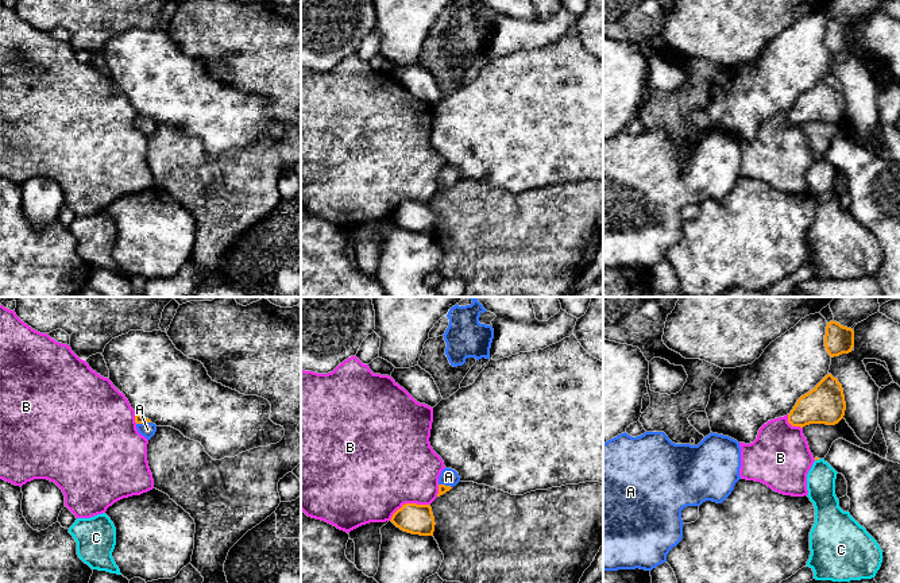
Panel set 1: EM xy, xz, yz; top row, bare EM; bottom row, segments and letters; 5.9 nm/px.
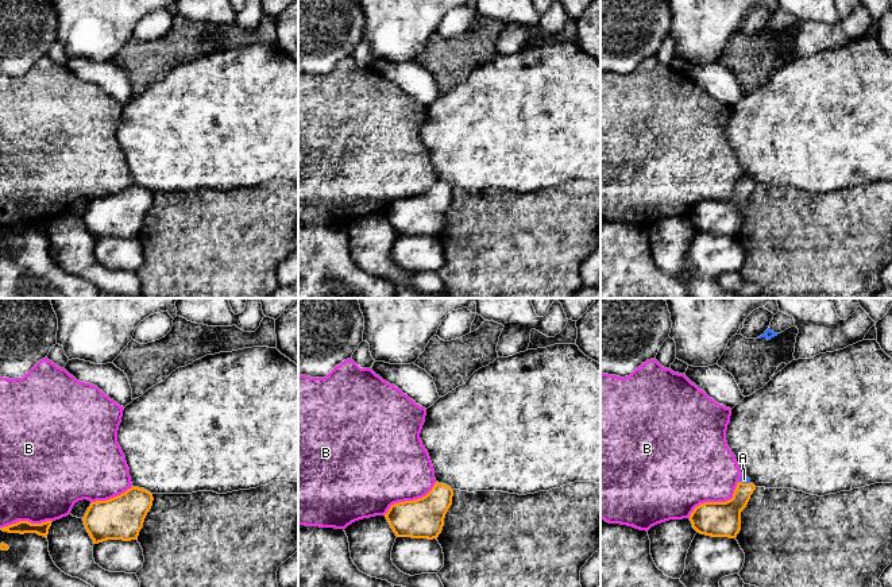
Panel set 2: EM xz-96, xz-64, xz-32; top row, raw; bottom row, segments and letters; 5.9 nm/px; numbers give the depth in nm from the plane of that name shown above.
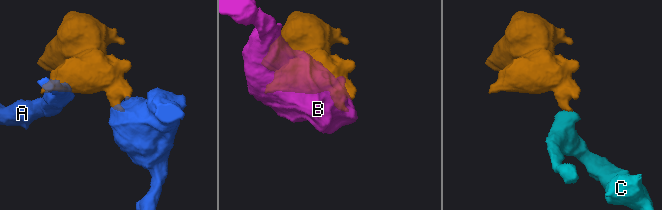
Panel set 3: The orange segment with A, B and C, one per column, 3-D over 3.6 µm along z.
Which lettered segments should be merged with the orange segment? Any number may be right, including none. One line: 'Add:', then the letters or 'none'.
Add: A

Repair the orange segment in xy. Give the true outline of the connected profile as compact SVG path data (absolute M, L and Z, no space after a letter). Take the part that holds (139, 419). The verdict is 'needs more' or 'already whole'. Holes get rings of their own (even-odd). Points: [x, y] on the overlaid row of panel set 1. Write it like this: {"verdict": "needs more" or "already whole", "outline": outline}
{"verdict": "needs more", "outline": "M135 414L135 422L136 422L136 429L138 432L144 436L147 440L150 440L155 432L157 432L157 425L152 424L148 418Z"}

